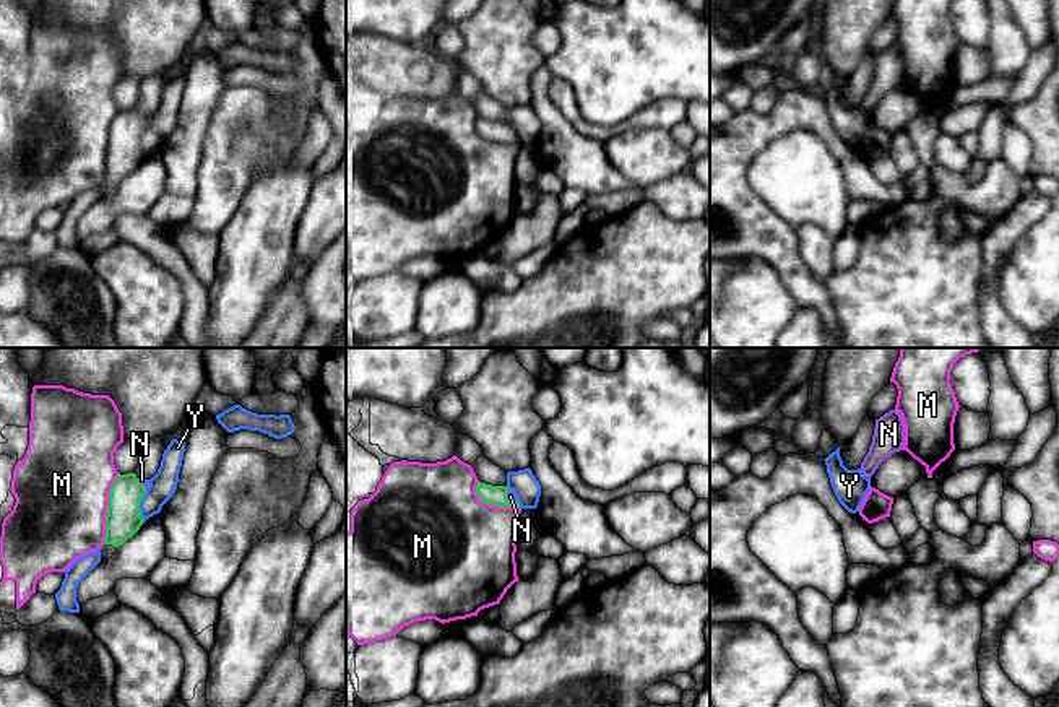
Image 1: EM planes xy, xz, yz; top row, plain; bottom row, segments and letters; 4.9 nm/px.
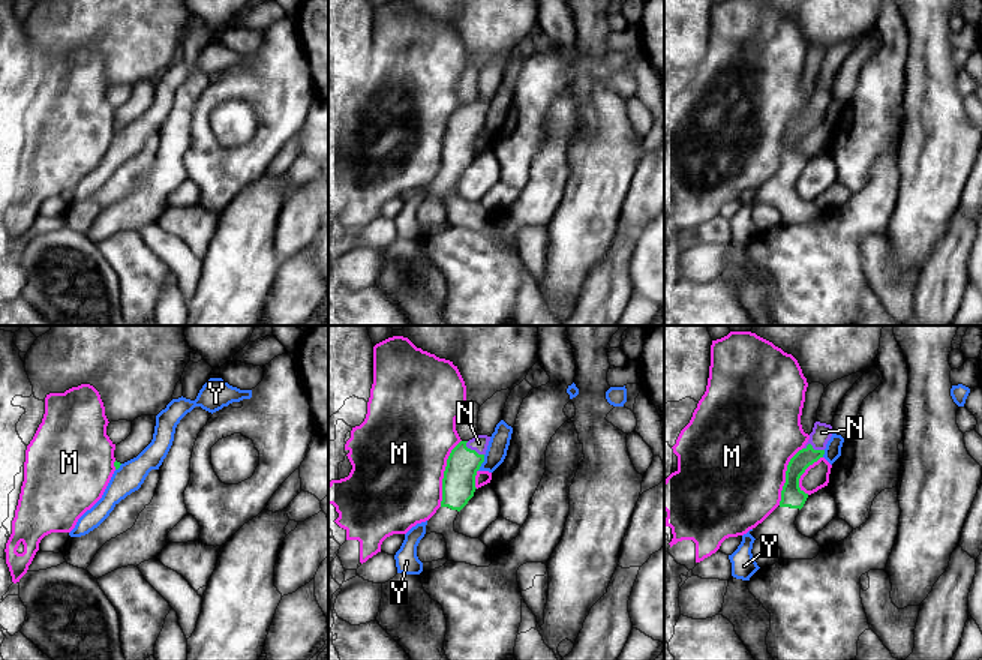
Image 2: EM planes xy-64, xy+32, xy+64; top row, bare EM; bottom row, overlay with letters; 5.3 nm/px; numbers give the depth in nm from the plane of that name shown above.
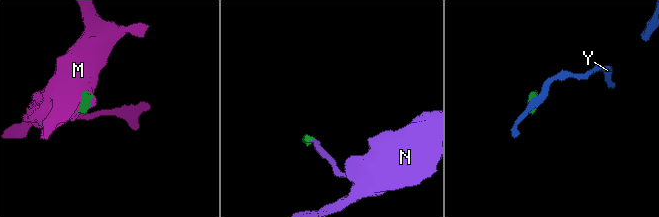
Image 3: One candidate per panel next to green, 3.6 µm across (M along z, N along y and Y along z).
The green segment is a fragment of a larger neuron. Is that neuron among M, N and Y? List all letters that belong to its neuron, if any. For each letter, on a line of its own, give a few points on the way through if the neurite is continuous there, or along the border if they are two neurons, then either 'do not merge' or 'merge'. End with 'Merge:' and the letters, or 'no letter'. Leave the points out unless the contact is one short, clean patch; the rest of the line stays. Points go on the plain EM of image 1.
M: border xy (119, 109), (109, 129), (103, 179); do not merge
N: way xz (491, 130), (505, 134), (510, 132); merge
Y: border xy (146, 125), (140, 138), (143, 158); do not merge
Merge: N

